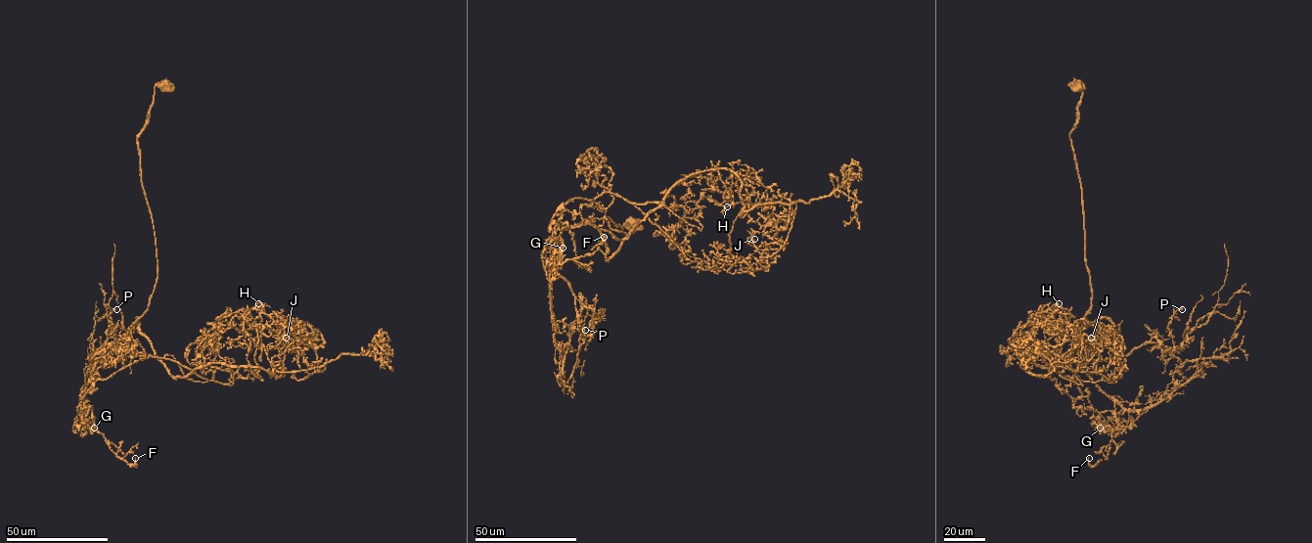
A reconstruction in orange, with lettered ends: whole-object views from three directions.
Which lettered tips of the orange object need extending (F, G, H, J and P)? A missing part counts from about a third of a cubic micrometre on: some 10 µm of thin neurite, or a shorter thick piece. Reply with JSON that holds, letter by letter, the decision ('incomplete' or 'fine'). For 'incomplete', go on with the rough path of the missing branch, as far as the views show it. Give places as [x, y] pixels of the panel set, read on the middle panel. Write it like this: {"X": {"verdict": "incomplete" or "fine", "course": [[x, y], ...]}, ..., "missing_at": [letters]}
{"F": {"verdict": "fine"}, "G": {"verdict": "fine"}, "H": {"verdict": "fine"}, "J": {"verdict": "fine"}, "P": {"verdict": "fine"}, "missing_at": []}

